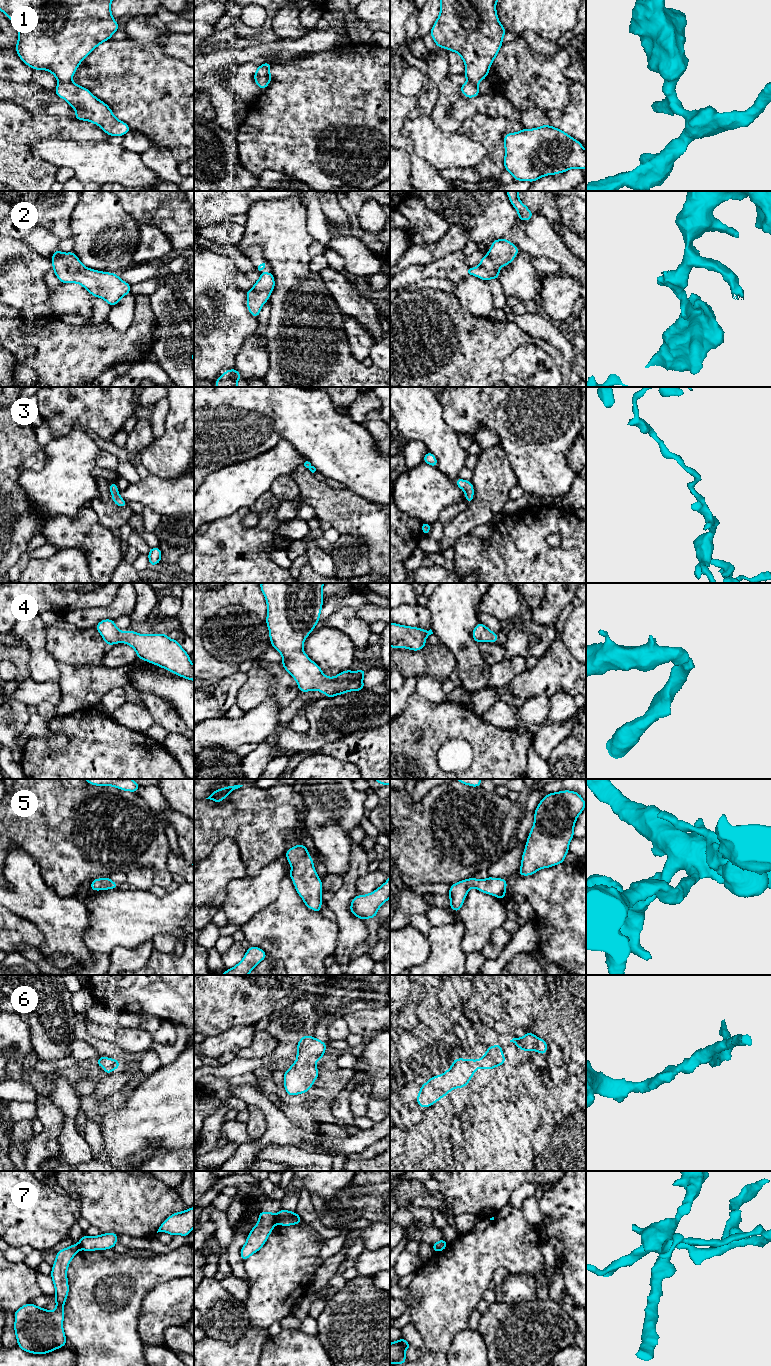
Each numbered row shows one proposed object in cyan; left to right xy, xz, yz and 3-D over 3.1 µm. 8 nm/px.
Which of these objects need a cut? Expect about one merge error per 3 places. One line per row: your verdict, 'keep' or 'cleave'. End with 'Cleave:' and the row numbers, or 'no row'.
1: keep
2: keep
3: keep
4: keep
5: keep
6: keep
7: cleave
Cleave: 7

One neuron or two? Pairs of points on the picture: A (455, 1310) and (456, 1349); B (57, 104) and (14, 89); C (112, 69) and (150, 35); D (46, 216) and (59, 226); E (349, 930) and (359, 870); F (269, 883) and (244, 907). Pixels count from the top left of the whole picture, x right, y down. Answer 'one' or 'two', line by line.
A: two
B: one
C: two
D: one
E: one
F: one

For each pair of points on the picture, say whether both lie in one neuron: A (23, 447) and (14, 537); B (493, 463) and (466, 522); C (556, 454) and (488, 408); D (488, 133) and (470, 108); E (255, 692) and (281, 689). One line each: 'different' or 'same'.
A: same
B: same
C: same
D: different
E: same

